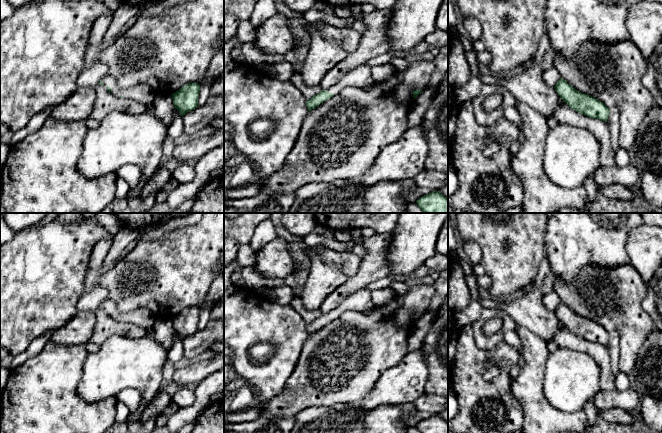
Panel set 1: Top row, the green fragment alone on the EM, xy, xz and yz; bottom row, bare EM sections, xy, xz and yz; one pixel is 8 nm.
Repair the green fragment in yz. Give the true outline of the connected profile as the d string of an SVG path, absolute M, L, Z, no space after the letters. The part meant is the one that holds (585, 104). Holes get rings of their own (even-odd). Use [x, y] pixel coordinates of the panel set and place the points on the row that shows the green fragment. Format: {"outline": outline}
{"outline": "M563 78L559 79L554 89L571 109L587 117L607 122L610 109L603 102L579 92Z"}

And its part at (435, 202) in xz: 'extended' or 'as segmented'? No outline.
as segmented

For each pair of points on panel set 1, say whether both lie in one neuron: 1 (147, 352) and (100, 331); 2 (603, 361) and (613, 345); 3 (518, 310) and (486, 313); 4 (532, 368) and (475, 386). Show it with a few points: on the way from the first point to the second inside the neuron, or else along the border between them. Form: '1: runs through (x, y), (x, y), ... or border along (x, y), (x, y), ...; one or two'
1: border along (133, 337), (111, 335), (100, 345); two
2: border along (606, 346), (610, 356), (610, 368), (614, 374); two
3: border along (483, 307), (500, 308), (517, 324); two
4: border along (511, 379), (510, 392), (519, 401); two

